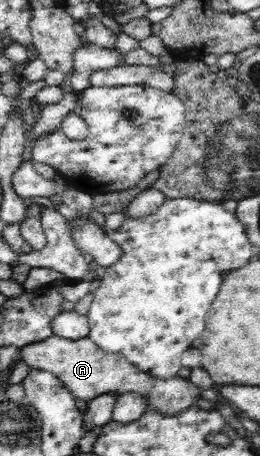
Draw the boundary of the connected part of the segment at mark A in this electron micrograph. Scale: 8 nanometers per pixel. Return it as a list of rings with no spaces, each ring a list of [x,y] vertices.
[[[52,334],[45,340],[24,345],[19,349],[18,359],[24,361],[30,369],[44,369],[64,384],[64,388],[76,398],[92,401],[95,397],[114,392],[120,395],[126,392],[138,393],[146,399],[147,408],[164,416],[178,416],[197,403],[202,389],[182,377],[156,378],[140,371],[122,354],[106,353],[88,336],[77,339],[62,338]]]

